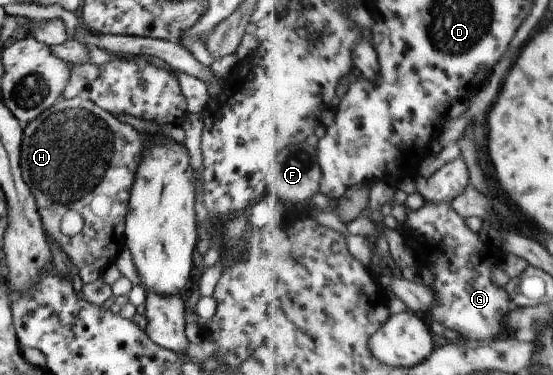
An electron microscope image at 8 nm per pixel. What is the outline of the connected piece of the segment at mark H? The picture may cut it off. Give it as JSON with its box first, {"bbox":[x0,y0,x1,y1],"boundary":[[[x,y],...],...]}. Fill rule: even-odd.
{"bbox":[19,95,147,284],"boundary":[[[78,95],[69,99],[60,98],[22,127],[19,152],[22,180],[33,194],[45,238],[50,238],[64,252],[70,264],[76,267],[82,284],[98,279],[114,263],[124,245],[126,204],[147,136],[119,122],[90,98],[82,99]],[[68,210],[74,210],[82,216],[82,230],[74,236],[64,236],[60,232],[60,218]]]}

